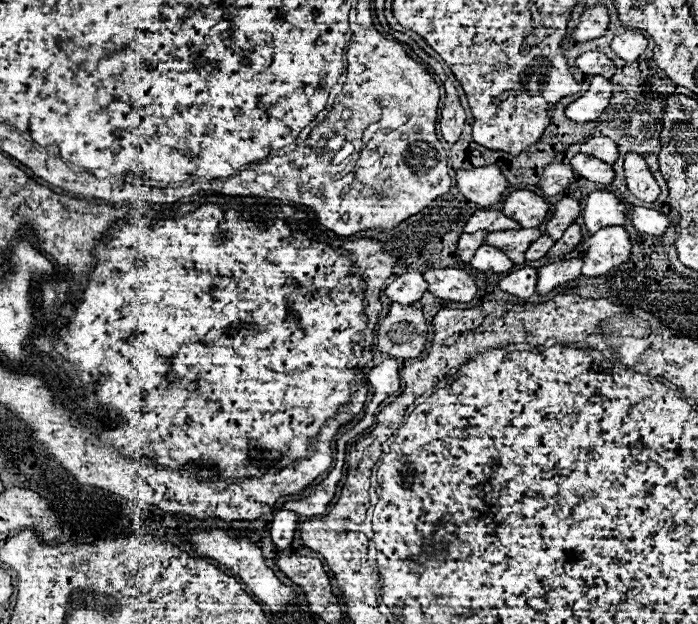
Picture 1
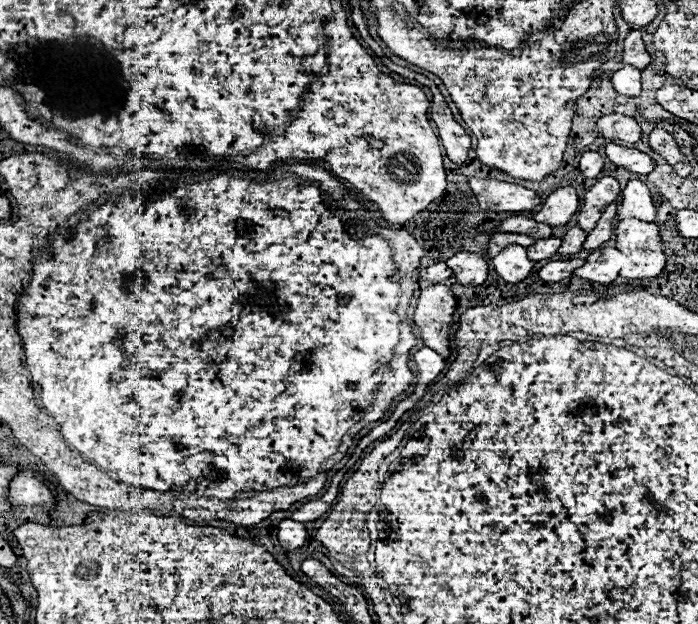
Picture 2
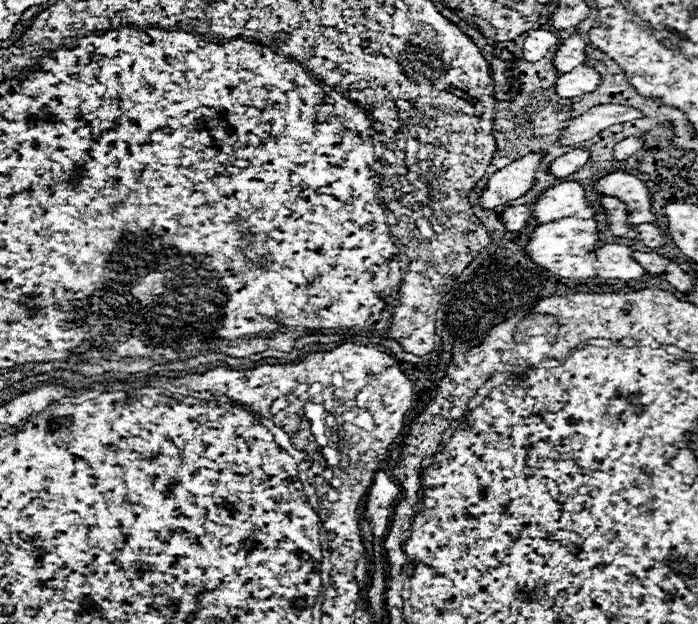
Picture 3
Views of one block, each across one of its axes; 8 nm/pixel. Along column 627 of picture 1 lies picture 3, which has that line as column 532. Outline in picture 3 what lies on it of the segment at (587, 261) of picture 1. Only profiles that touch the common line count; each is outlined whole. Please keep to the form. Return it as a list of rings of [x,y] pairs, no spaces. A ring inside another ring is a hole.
[[[562,218],[556,222],[540,224],[528,238],[528,244],[524,246],[524,252],[530,260],[534,260],[538,266],[550,270],[556,276],[562,278],[592,278],[596,276],[592,262],[596,260],[588,252],[596,248],[596,236],[600,232],[600,224],[596,220],[582,220],[582,218]]]

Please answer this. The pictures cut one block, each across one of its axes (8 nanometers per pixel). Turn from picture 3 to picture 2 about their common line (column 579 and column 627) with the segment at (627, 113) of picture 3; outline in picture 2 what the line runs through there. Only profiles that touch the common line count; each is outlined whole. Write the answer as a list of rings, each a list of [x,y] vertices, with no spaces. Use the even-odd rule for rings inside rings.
[[[608,114],[602,116],[598,122],[598,132],[602,138],[614,142],[614,140],[624,140],[628,144],[636,144],[640,140],[640,126],[636,124],[634,118],[624,116],[624,114]]]

